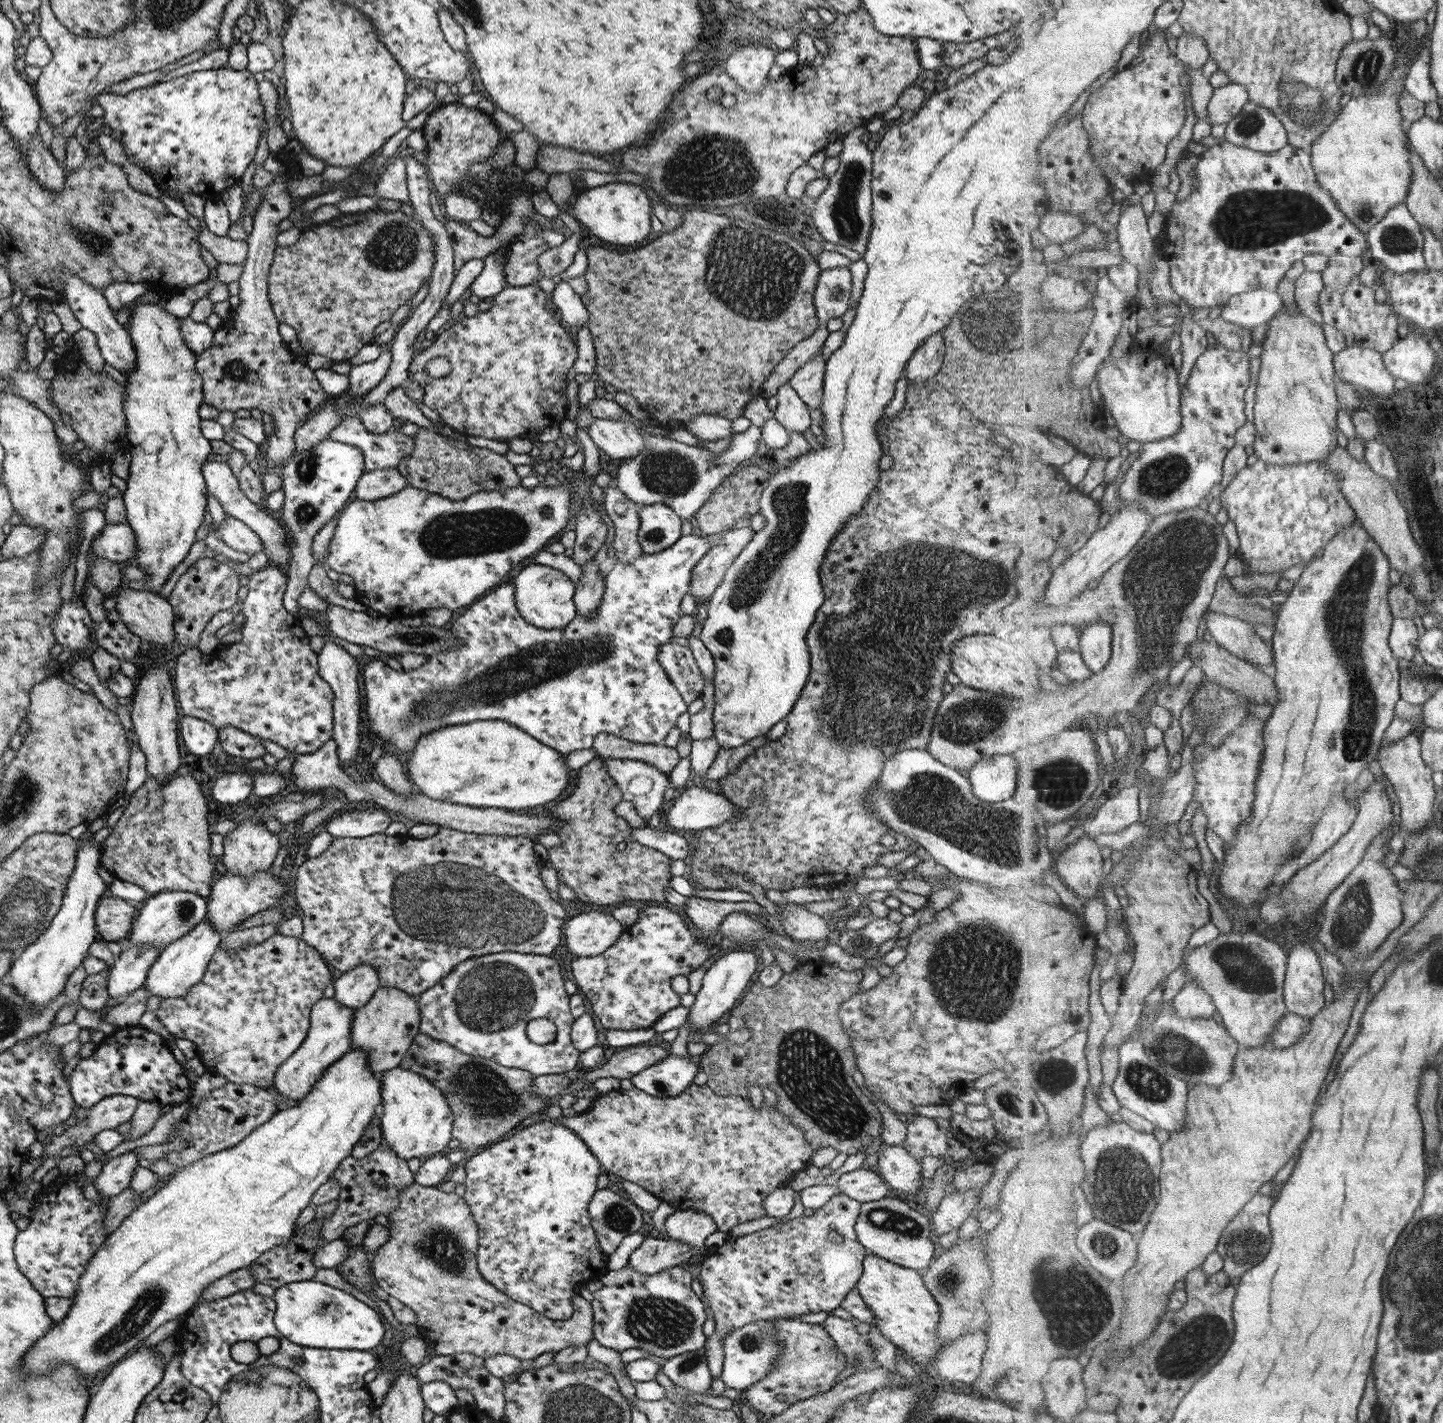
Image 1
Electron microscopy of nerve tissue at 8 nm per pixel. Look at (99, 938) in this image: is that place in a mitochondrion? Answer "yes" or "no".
no

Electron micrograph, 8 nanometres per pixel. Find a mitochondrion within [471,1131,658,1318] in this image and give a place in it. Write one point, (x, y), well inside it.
(617, 1216)

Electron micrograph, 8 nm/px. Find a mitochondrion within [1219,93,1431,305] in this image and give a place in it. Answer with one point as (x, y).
(1396, 241)

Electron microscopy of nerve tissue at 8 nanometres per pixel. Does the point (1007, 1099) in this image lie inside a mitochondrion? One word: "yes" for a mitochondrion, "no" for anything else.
yes

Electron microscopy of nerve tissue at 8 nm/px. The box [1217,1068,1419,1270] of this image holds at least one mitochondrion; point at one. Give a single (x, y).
(1247, 1246)

